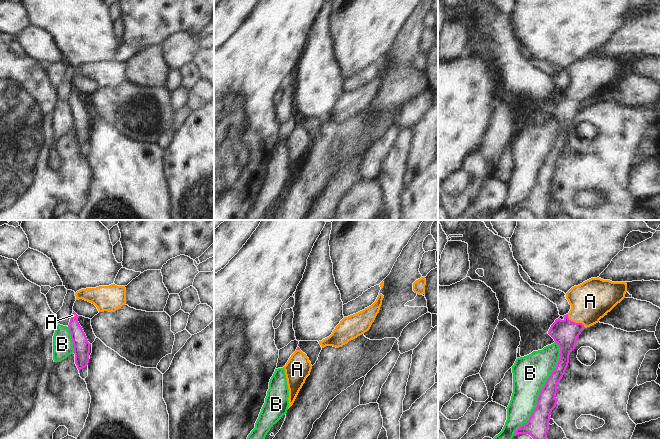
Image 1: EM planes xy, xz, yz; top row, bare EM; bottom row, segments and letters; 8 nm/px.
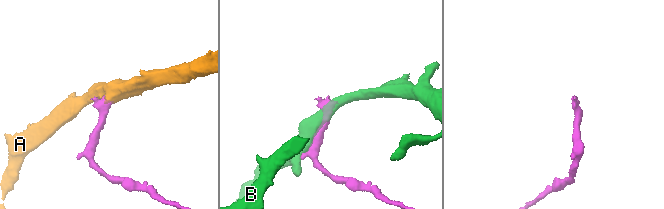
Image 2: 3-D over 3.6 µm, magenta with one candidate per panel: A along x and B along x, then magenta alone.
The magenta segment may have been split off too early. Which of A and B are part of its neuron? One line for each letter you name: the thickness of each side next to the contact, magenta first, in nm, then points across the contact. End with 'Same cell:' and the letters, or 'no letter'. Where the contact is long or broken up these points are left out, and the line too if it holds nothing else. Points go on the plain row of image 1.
A: 220 nm thick on the magenta side, 320 nm on the other; runs through yz (565, 108), (574, 98), (586, 86), (590, 77)
Same cell: A

